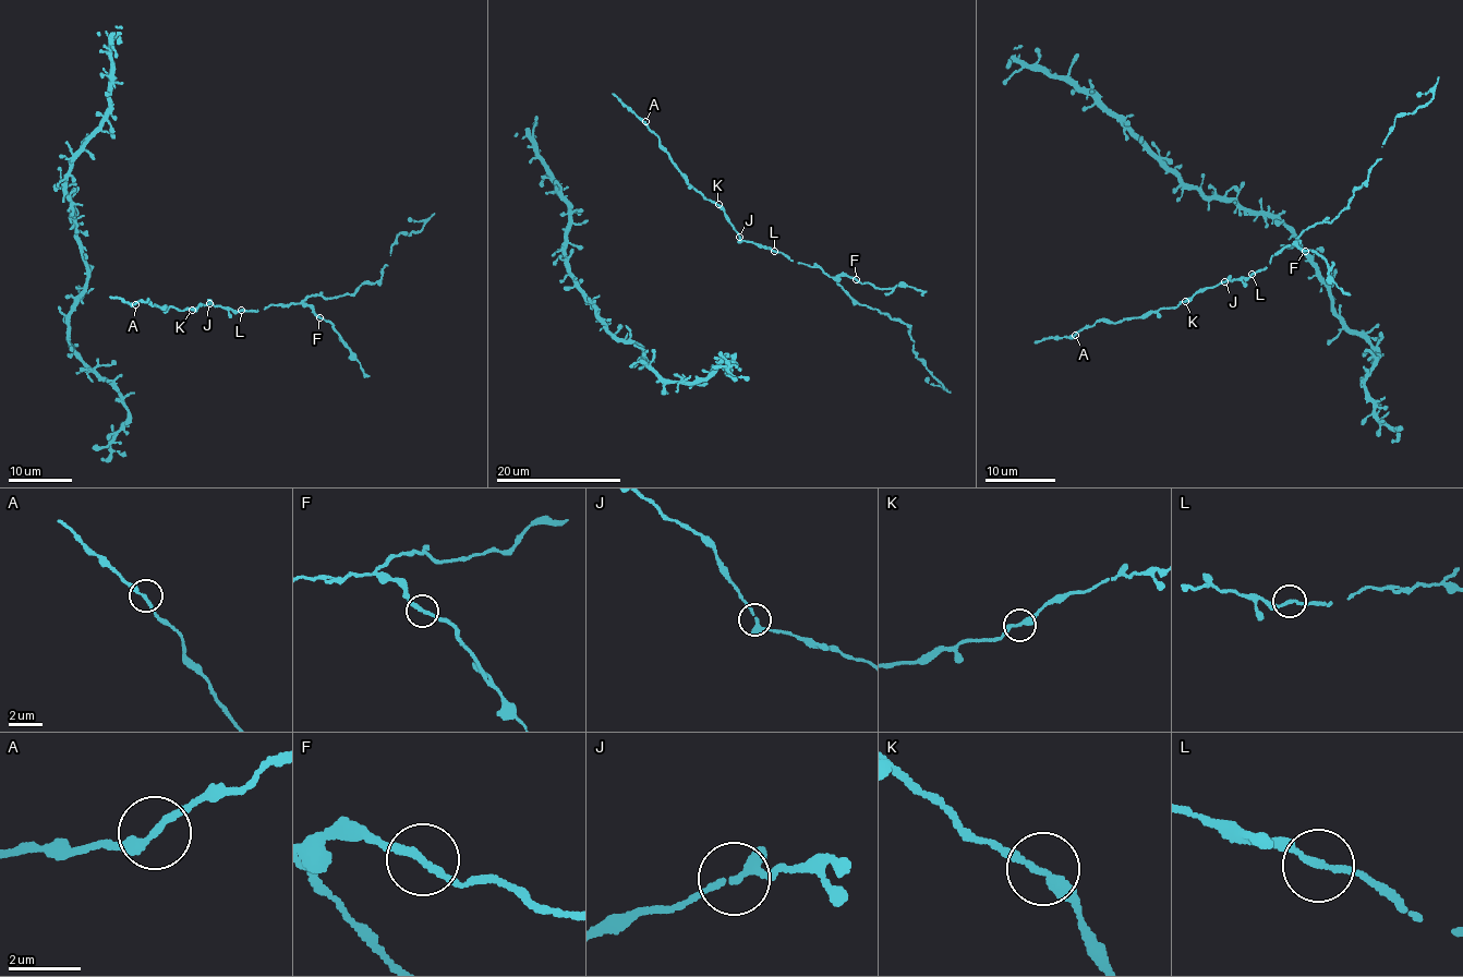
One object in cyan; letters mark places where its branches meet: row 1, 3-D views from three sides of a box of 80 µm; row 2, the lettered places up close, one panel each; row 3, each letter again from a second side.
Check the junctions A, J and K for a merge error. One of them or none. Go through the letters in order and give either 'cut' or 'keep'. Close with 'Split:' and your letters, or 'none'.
A: keep
J: keep
K: keep
Split: none

